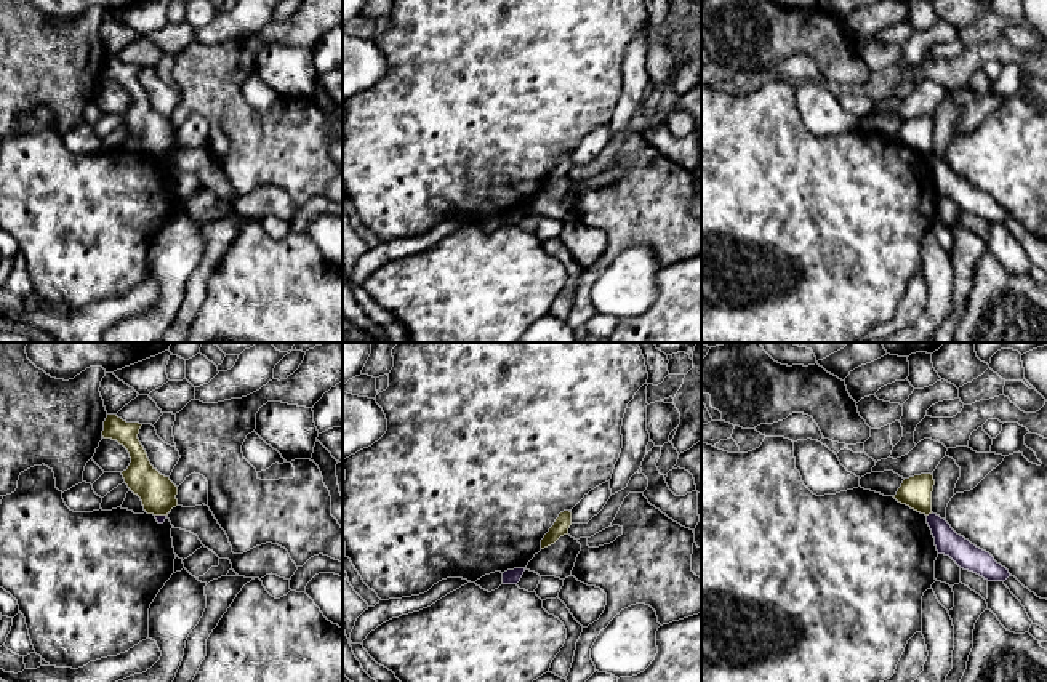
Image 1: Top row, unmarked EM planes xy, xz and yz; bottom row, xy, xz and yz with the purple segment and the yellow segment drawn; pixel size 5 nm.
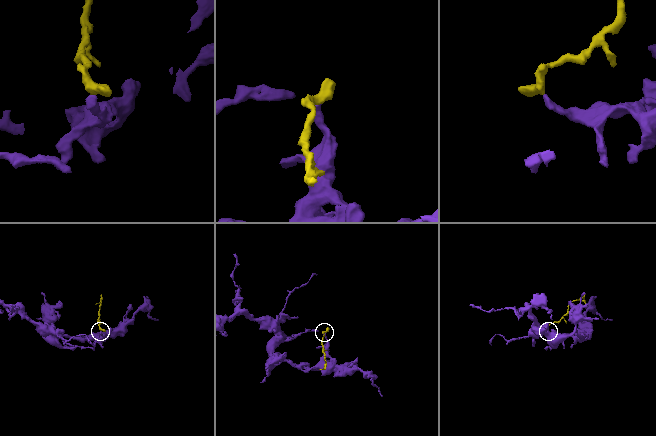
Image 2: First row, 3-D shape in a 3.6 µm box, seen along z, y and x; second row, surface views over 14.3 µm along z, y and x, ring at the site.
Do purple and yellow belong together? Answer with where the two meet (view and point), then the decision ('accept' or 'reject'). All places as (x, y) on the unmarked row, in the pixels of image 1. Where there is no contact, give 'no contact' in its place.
yz (929, 156) | reject

